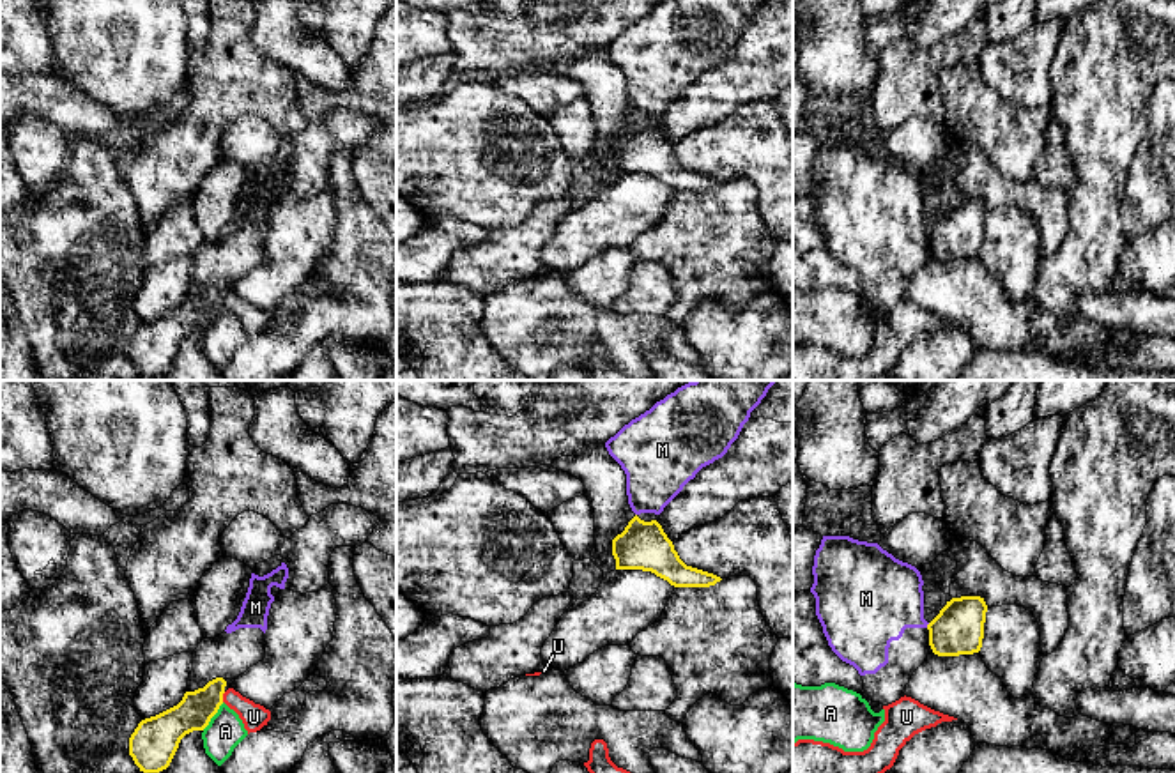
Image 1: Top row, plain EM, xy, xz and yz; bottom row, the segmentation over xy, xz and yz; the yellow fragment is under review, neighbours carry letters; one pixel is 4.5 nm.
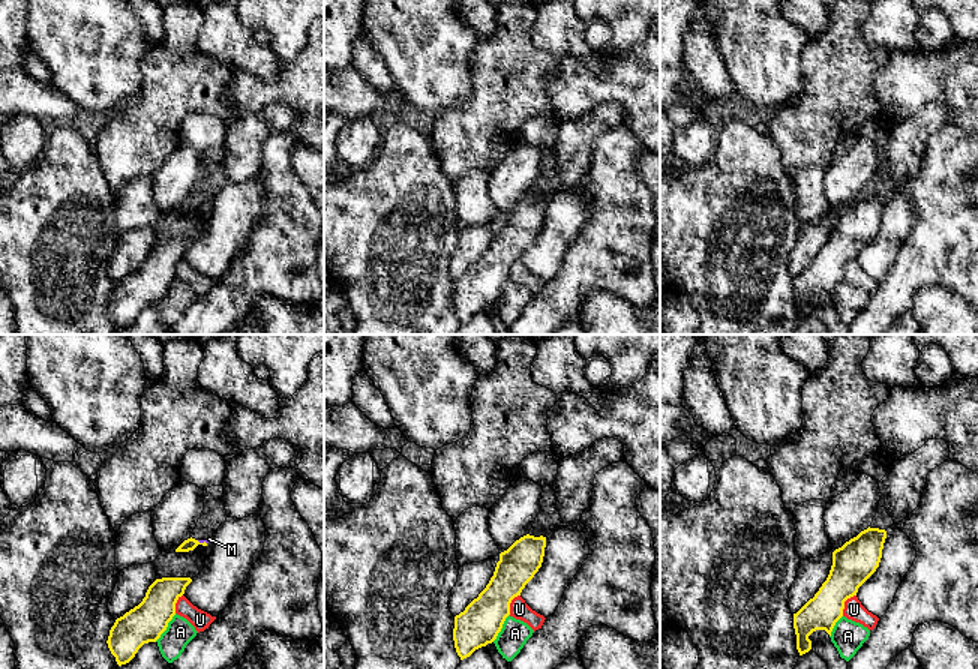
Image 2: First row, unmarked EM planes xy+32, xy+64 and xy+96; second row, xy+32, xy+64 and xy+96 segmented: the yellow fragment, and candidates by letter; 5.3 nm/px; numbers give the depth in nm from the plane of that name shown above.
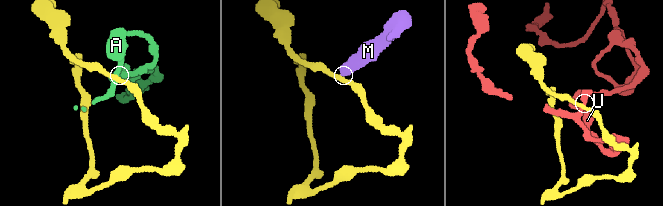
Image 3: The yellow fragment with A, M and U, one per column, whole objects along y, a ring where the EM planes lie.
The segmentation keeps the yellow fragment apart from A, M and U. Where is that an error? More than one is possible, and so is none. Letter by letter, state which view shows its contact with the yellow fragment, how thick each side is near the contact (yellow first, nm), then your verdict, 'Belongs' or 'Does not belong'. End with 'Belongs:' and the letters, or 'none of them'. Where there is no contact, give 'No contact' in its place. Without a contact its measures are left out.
A: Touches yellow in xy. Thickness 180 nm (yellow) against 170 nm. Does not belong
M: Touches yellow in yz. Thickness 220 nm (yellow) against 360 nm. Does not belong
U: Touches yellow in xy. Thickness 160 nm (yellow) against 120 nm. Does not belong
Belongs: none of them

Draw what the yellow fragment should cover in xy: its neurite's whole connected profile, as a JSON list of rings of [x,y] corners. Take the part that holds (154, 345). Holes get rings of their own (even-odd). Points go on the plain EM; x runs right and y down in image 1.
[[[216,281],[204,292],[186,295],[182,304],[138,327],[129,341],[129,359],[143,377],[166,373],[179,352],[180,343],[204,334],[223,308],[227,285]]]

